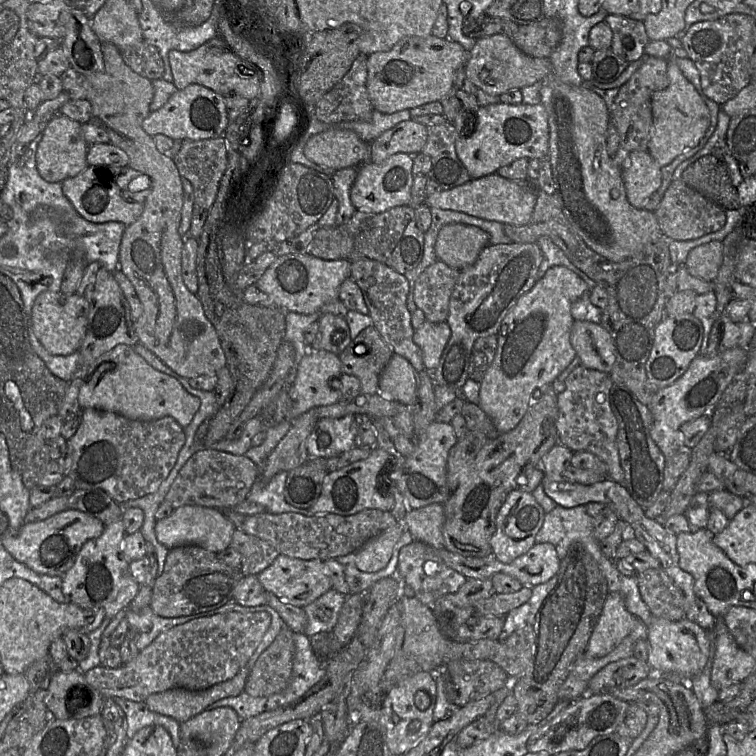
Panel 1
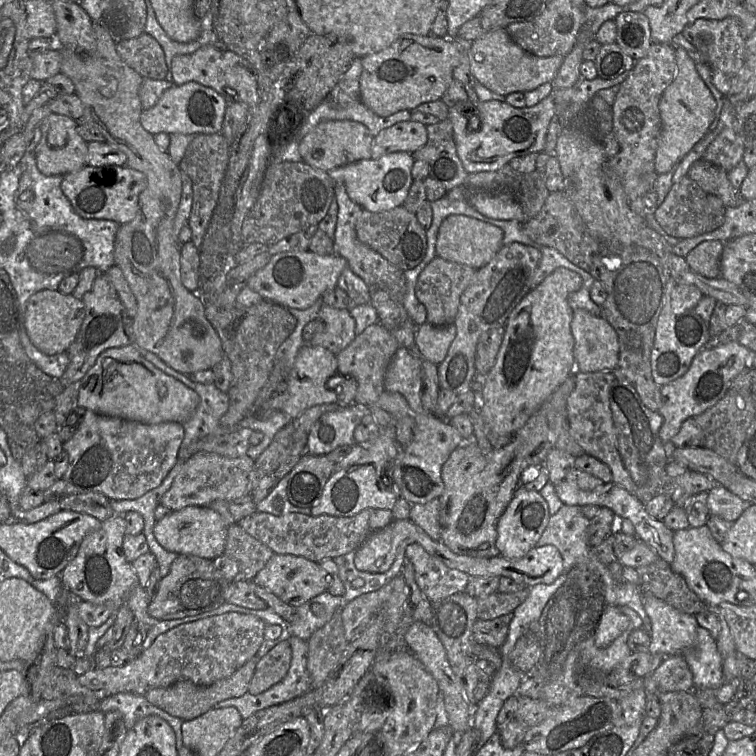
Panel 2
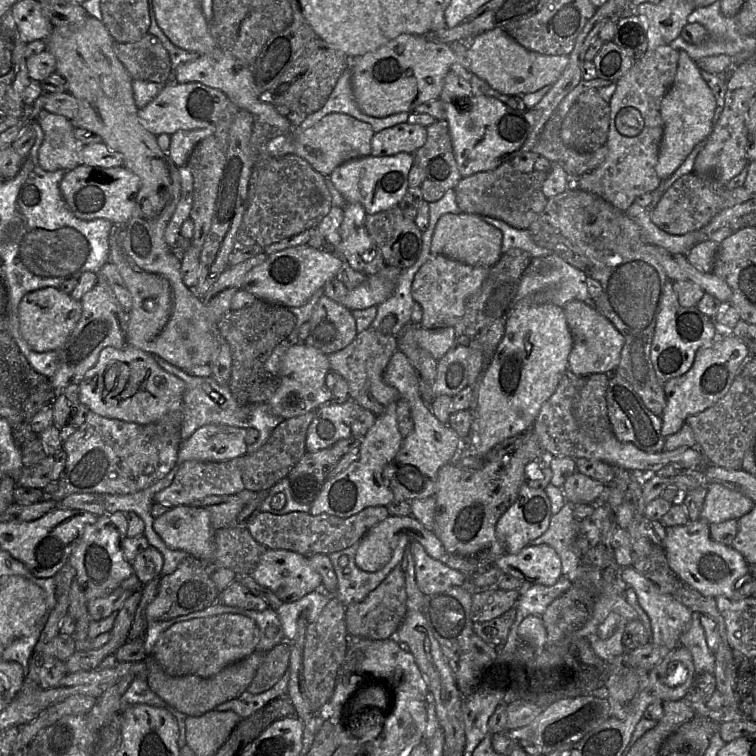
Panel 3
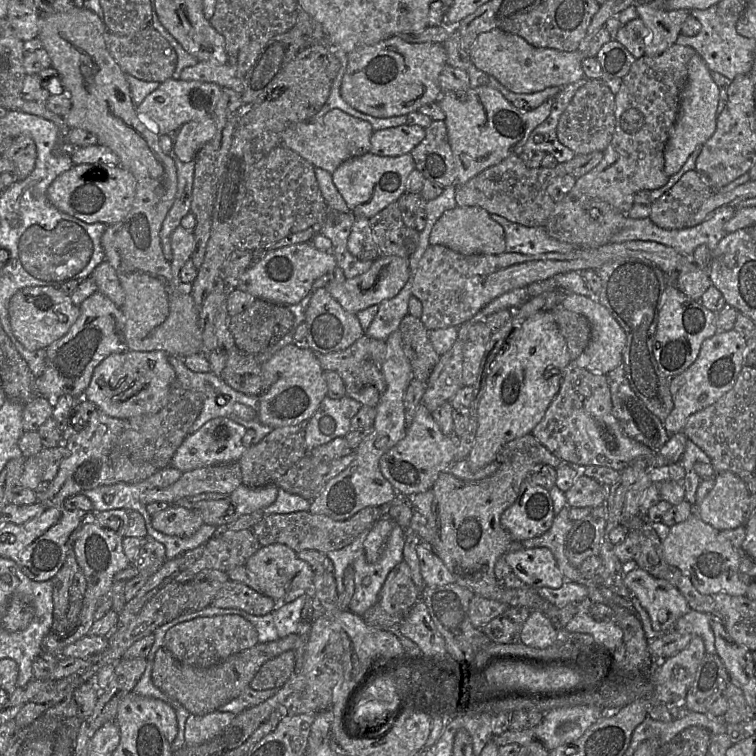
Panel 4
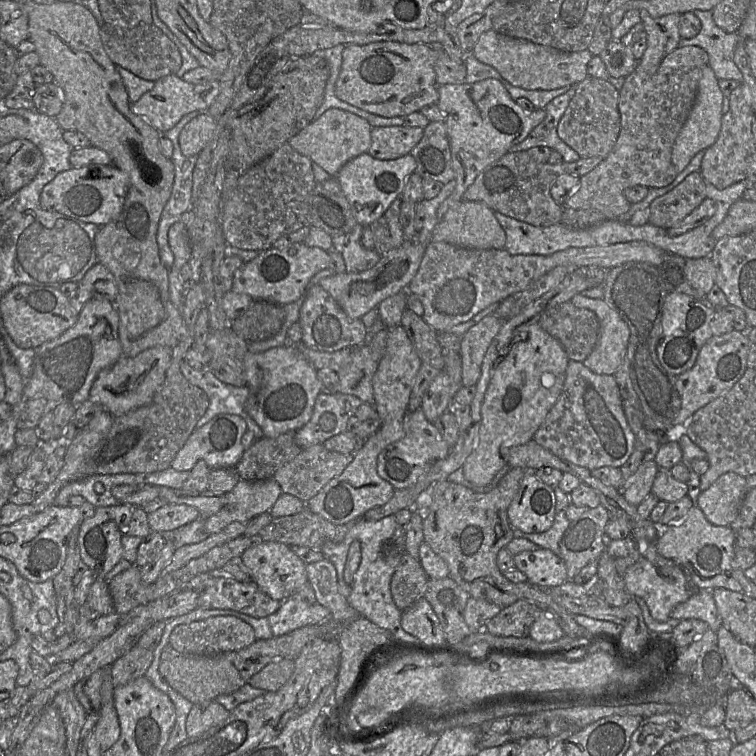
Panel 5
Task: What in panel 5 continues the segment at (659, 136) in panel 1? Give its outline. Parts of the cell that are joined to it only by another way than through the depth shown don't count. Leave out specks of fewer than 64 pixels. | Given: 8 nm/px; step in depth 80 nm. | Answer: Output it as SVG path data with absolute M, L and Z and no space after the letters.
M709 65L702 69L695 102L672 148L671 161L678 174L686 168L698 152L712 146L719 136L723 116L723 94L718 80Z

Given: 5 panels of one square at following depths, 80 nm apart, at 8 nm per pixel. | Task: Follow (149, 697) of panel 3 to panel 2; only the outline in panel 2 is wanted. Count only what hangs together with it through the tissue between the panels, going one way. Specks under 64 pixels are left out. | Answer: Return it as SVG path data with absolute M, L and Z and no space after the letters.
M118 693L103 699L99 710L103 713L118 711L123 715L127 730L131 729L139 720L147 716L159 716L164 719L174 730L176 738L176 749L181 749L182 719L174 717L164 710L151 704L145 696L133 693Z

